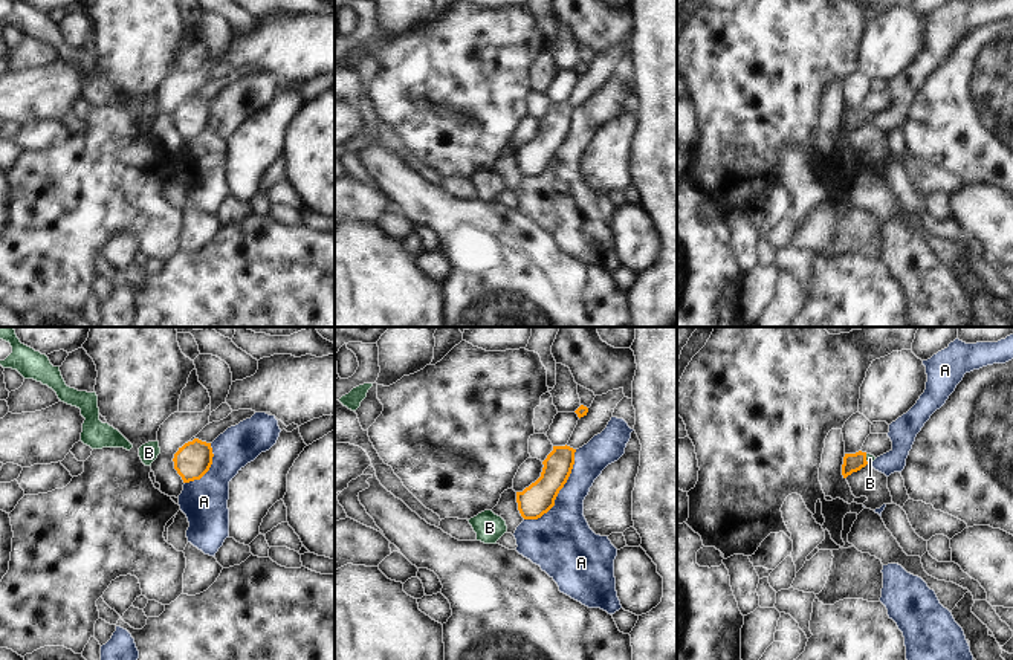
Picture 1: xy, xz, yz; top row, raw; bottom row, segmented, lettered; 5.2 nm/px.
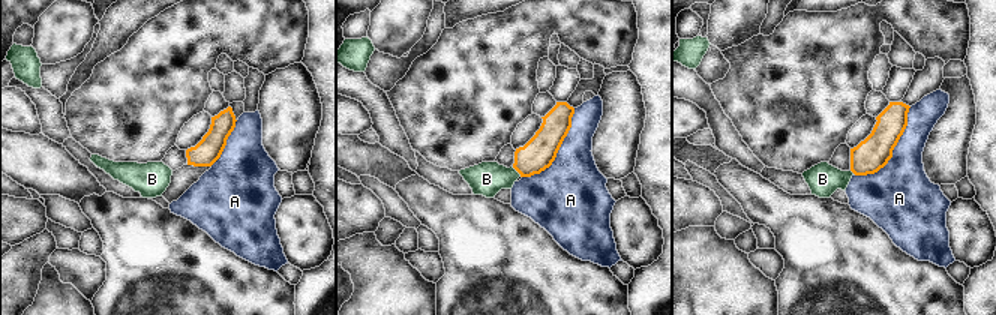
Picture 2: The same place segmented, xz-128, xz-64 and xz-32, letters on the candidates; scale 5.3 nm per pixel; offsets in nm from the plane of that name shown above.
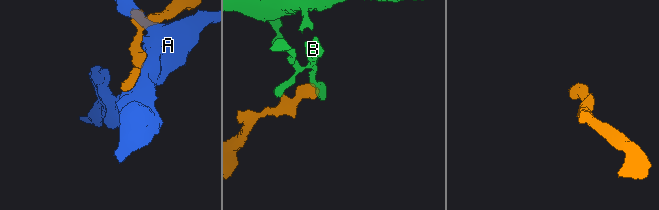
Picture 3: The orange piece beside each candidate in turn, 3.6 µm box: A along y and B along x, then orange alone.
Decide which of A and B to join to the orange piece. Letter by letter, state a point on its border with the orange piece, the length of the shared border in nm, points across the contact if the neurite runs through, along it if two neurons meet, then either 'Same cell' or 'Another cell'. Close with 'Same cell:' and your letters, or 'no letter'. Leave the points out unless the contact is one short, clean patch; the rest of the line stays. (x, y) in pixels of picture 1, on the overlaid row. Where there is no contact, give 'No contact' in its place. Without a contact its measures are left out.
A: Touches orange at xz (558, 492). Shared border 460 nm. Another cell
B: Touches orange at yz (865, 459). Shared border 60 nm. Path across: yz (851, 462), (865, 459), (870, 459). Same cell
Same cell: B.

